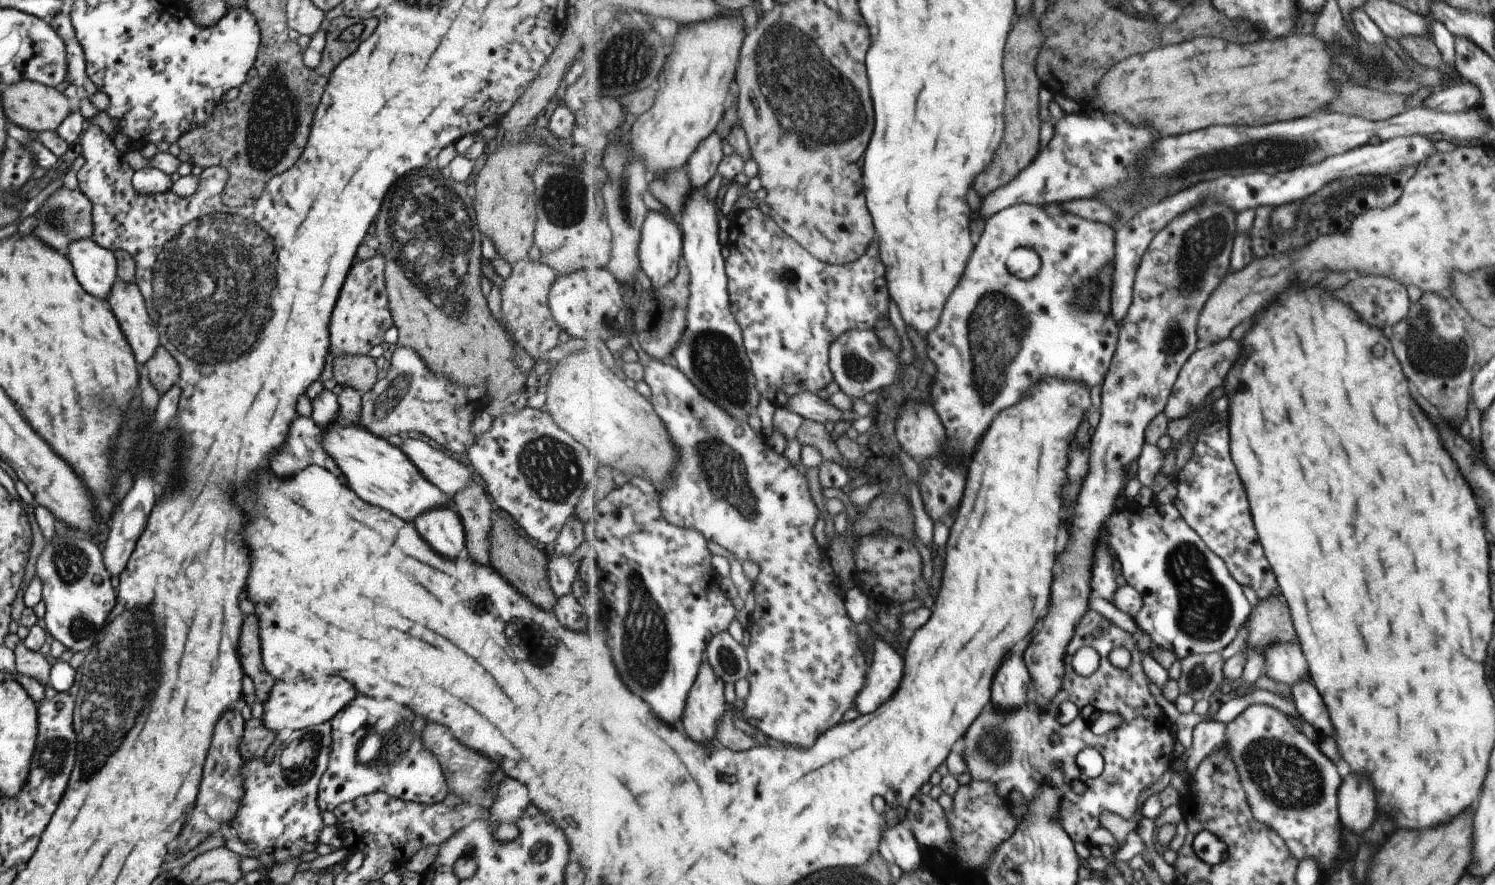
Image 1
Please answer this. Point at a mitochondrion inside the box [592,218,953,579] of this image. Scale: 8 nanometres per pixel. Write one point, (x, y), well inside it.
(715, 362)

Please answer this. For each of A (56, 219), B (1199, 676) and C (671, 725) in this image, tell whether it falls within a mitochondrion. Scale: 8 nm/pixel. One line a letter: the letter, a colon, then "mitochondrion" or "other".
A: mitochondrion
B: mitochondrion
C: other

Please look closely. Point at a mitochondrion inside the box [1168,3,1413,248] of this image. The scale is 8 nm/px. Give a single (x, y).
(1371, 68)

